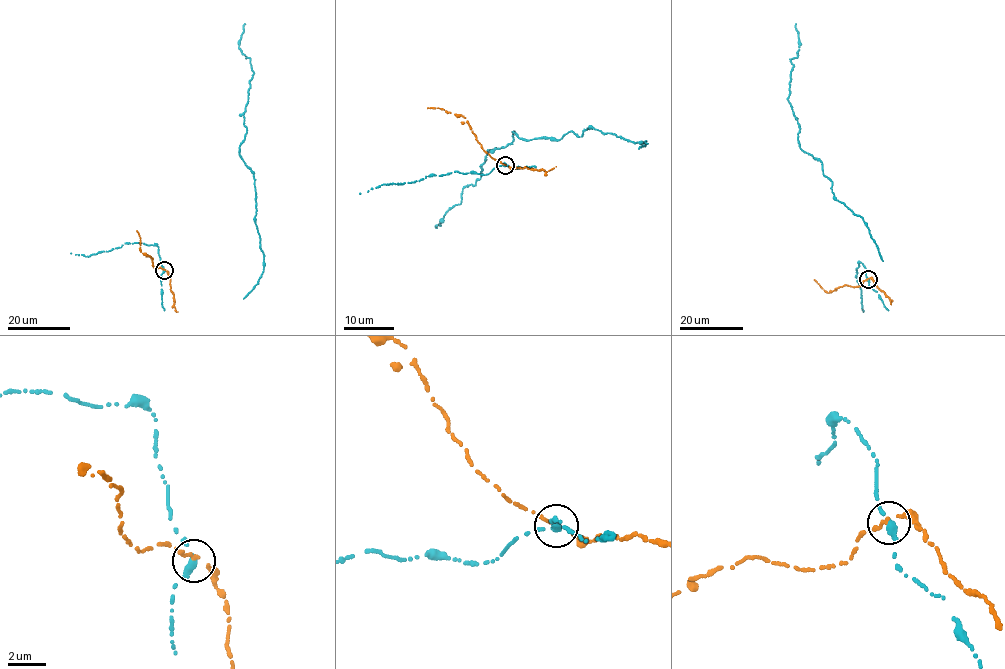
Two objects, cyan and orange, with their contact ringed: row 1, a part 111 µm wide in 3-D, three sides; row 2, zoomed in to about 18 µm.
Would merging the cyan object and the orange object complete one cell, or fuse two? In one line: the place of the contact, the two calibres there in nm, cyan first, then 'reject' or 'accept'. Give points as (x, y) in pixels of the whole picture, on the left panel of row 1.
at (164, 270); 400 nm thick on the cyan side, 200 nm on the other; reject

